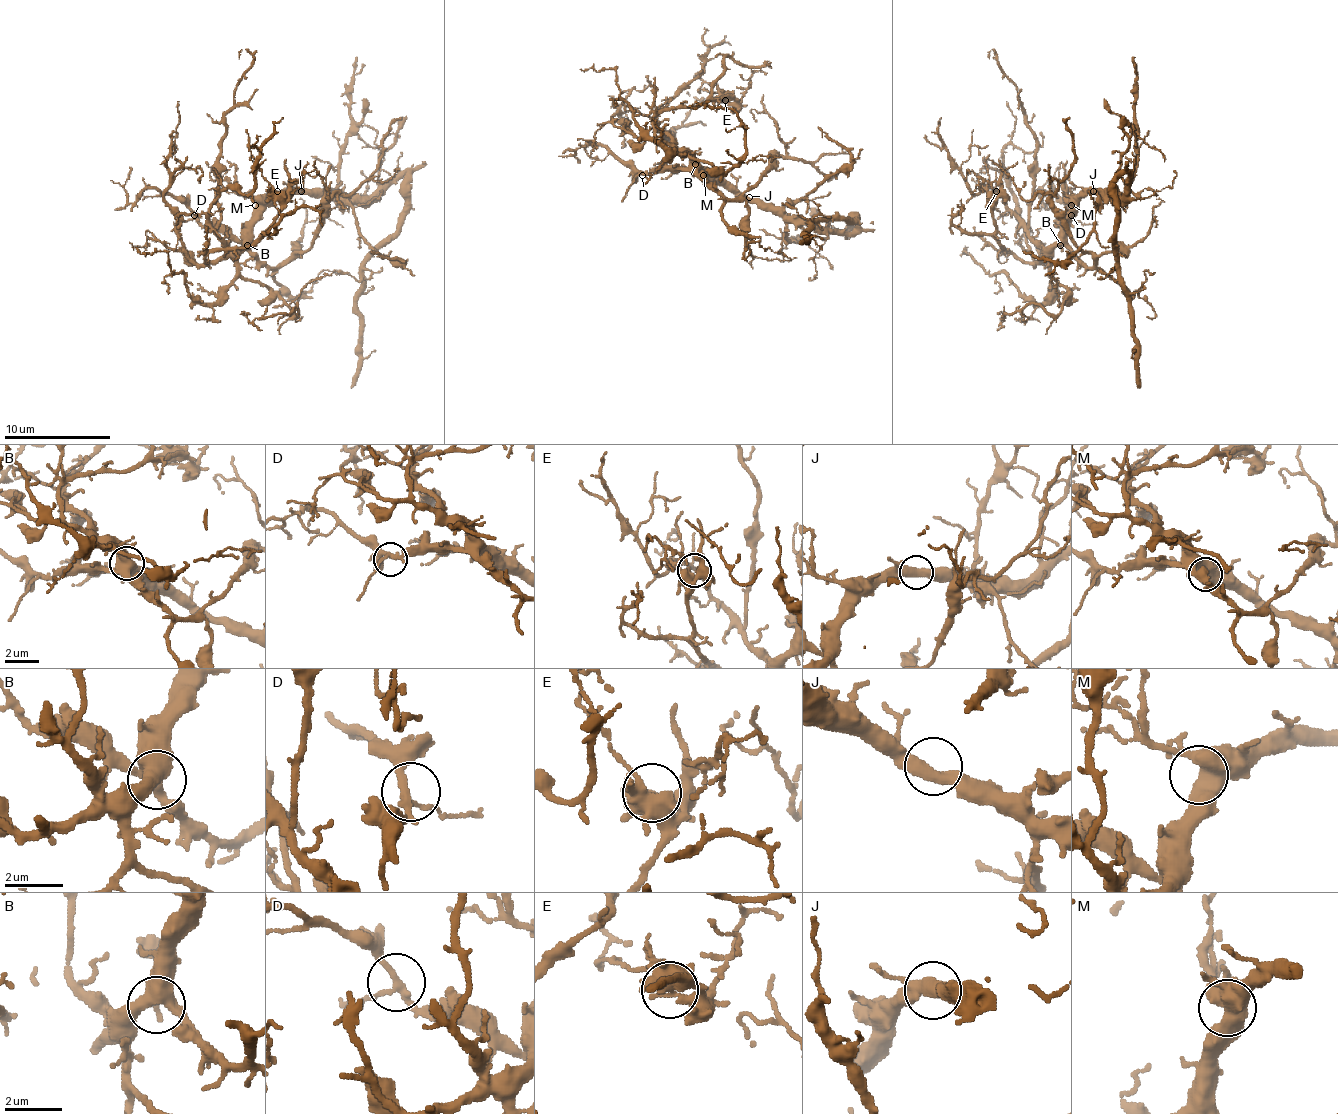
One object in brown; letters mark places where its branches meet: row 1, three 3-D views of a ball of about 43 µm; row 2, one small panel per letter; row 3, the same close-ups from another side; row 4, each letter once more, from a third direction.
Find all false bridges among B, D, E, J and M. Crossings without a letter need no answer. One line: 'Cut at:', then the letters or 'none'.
Cut at: none

